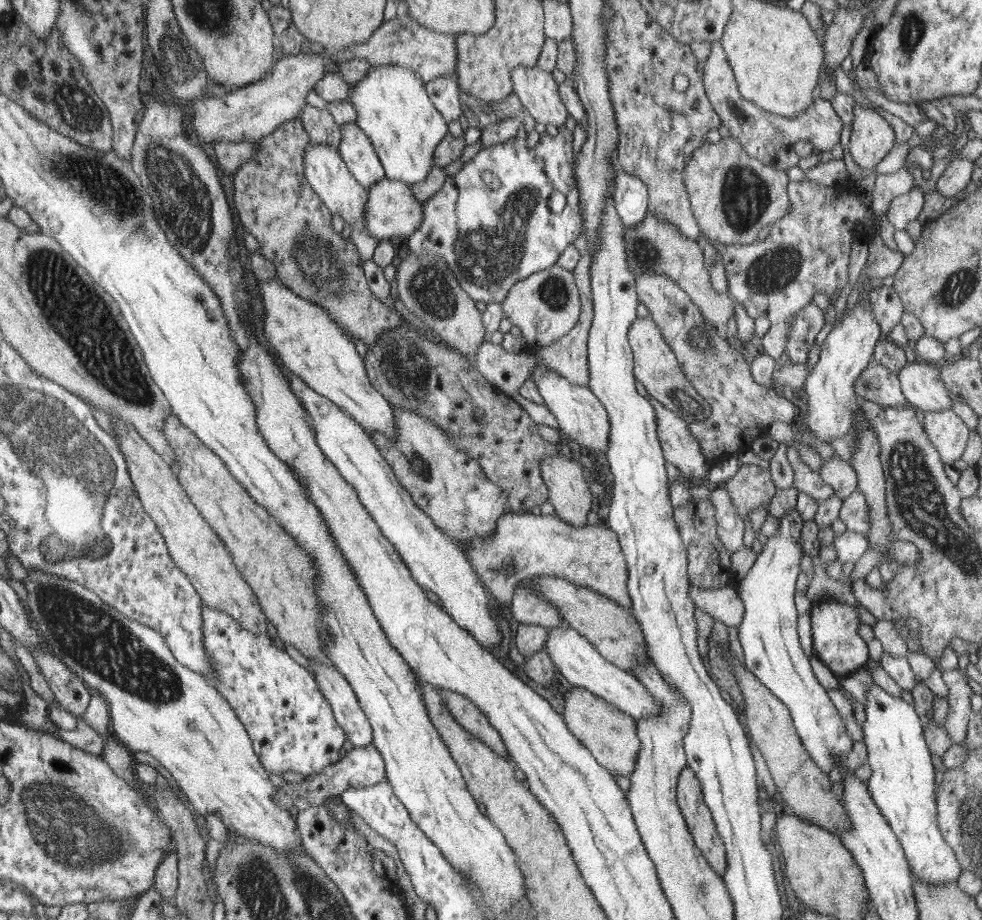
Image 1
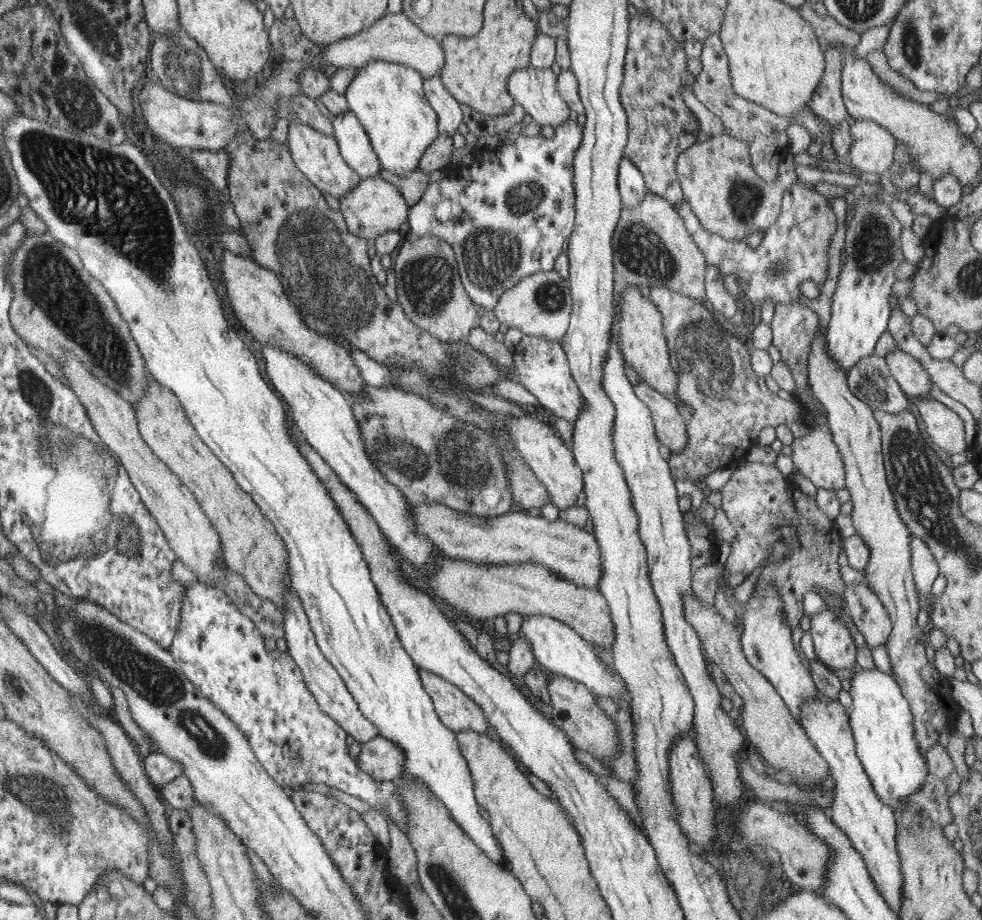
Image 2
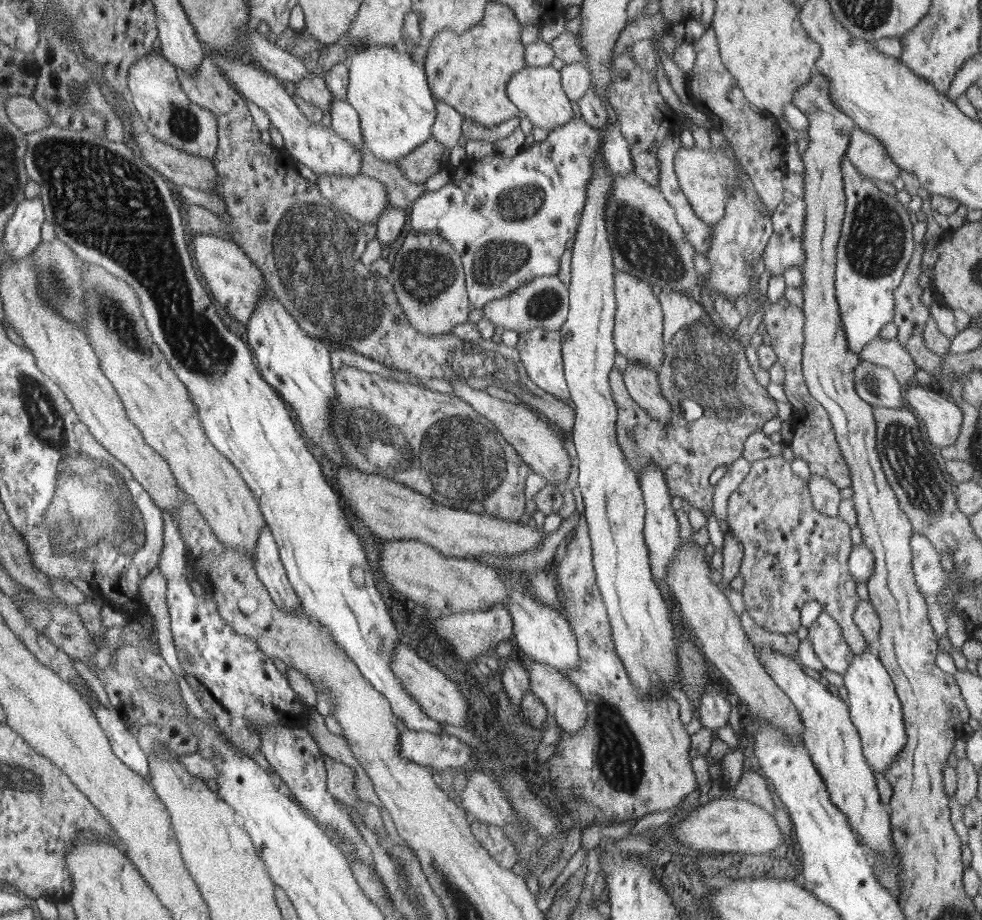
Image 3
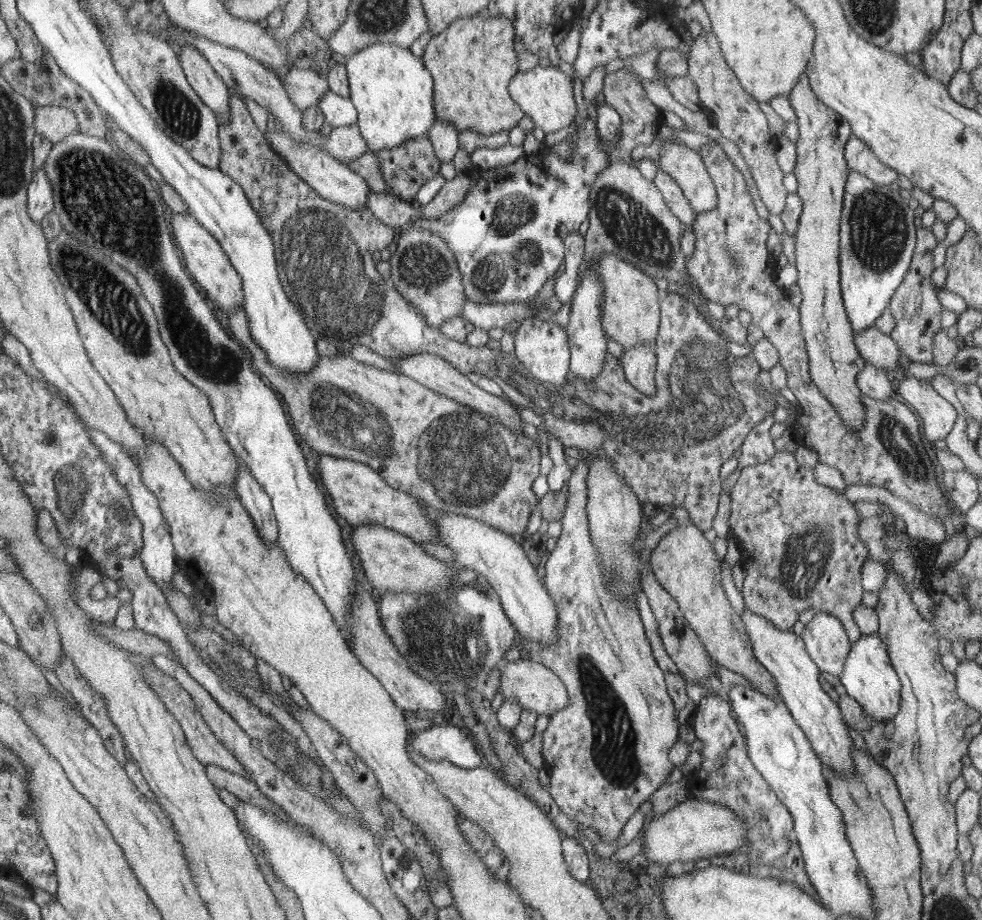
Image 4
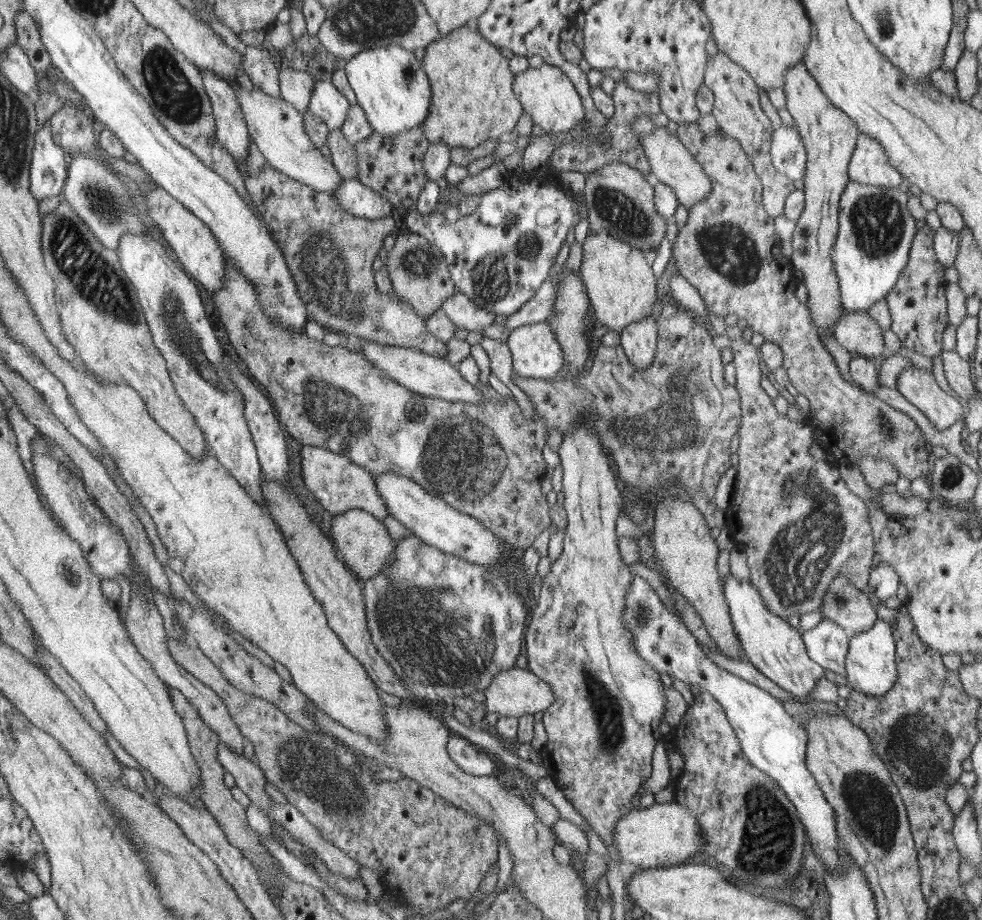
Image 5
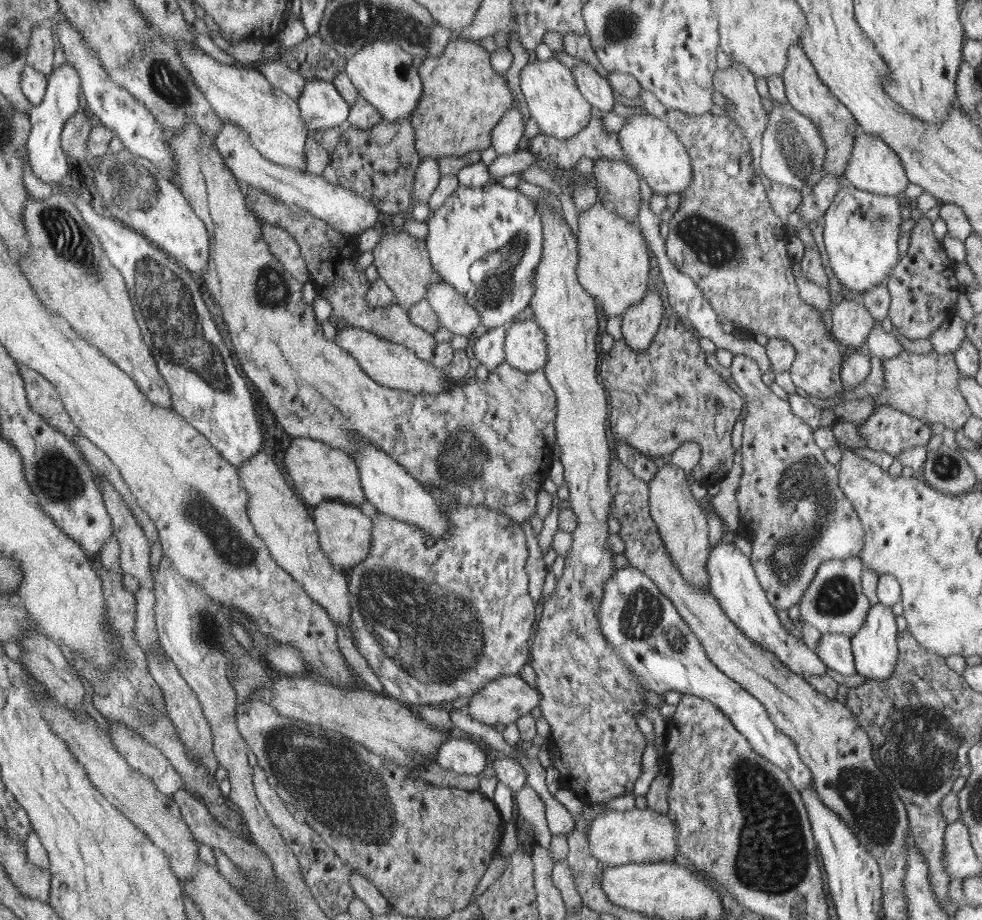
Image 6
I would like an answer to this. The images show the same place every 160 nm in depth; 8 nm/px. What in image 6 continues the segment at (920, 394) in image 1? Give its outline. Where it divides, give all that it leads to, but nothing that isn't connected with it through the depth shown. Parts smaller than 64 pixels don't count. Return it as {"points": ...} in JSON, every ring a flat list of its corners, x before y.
{"points":[[843,298,837,304,831,304,830,332,845,347,863,349,867,333,874,325,874,320,862,305,861,300]]}

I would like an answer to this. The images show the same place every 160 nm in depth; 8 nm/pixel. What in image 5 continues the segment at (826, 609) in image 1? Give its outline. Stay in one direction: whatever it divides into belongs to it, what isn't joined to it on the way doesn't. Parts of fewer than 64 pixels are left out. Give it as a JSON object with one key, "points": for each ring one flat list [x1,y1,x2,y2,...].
{"points":[[822,617,814,628,801,632,801,640,807,656,813,662,824,670,844,674,849,638,839,625]]}

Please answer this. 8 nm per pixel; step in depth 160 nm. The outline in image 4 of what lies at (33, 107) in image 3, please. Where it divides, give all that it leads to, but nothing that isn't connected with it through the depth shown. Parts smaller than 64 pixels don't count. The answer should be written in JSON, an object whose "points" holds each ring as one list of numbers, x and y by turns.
{"points":[[36,106,34,126,35,133,41,134,52,144,79,132,73,112,65,107]]}

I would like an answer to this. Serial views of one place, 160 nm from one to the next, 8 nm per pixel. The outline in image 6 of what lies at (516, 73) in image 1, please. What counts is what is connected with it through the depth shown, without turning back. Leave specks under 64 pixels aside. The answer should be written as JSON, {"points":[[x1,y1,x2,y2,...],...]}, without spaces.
{"points":[[551,57,545,61,534,59,519,73,519,89,525,97,529,115,539,127,539,133,557,139,568,139,586,129,589,120,589,103,583,99,570,69]]}

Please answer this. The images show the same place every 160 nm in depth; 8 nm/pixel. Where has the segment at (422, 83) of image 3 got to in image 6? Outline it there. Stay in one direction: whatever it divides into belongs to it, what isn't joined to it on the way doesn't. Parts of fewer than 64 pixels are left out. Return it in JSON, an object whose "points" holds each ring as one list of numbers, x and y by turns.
{"points":[[373,41,365,44,357,53,348,57,344,73,356,93,382,115,383,122,399,122,409,118,418,108,422,97,422,82,417,76,418,68,411,66,411,54,389,41]]}

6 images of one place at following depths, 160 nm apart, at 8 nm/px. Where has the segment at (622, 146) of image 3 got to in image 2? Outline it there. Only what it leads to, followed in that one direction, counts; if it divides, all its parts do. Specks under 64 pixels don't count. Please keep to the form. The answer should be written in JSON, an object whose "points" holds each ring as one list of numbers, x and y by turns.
{"points":[[625,156,618,166,617,187,621,192,622,207,635,206,649,191,643,174]]}

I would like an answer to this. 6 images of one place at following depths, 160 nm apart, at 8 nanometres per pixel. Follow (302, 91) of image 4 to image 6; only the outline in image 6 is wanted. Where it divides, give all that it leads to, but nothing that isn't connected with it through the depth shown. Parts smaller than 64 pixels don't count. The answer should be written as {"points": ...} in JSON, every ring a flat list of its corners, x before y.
{"points":[[275,59,260,64,257,70,265,76,270,86,278,88,279,91,289,95,295,101,304,90,305,80,303,76,286,67,284,63,278,63]]}

